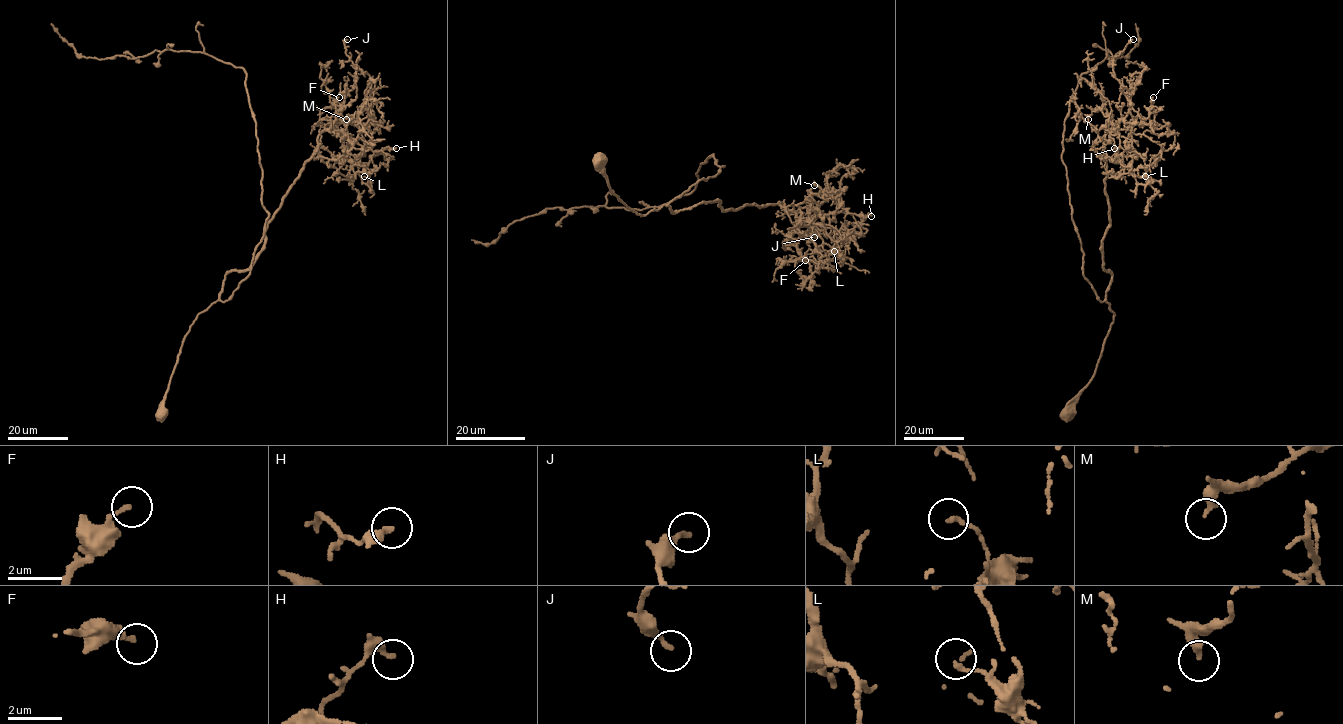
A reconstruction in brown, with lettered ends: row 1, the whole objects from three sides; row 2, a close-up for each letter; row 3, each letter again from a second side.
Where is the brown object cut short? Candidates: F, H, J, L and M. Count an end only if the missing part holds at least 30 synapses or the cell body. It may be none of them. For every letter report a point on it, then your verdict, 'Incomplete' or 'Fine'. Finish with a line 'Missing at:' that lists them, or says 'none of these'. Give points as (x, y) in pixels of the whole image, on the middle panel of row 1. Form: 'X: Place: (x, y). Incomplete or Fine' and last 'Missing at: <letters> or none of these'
F: Place: (805, 260). Fine
H: Place: (871, 216). Fine
J: Place: (814, 237). Fine
L: Place: (834, 251). Fine
M: Place: (814, 185). Fine
Missing at: none of these

